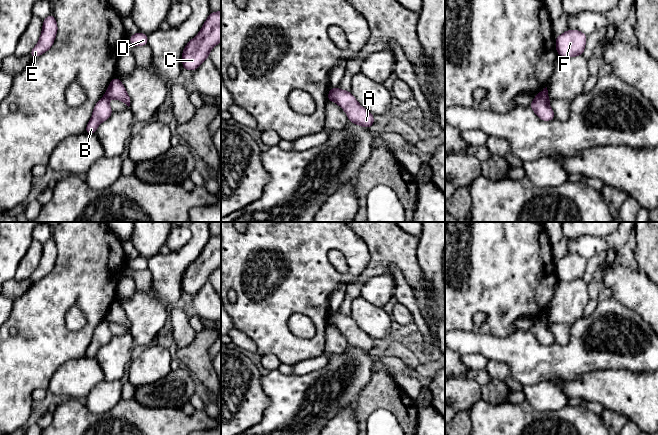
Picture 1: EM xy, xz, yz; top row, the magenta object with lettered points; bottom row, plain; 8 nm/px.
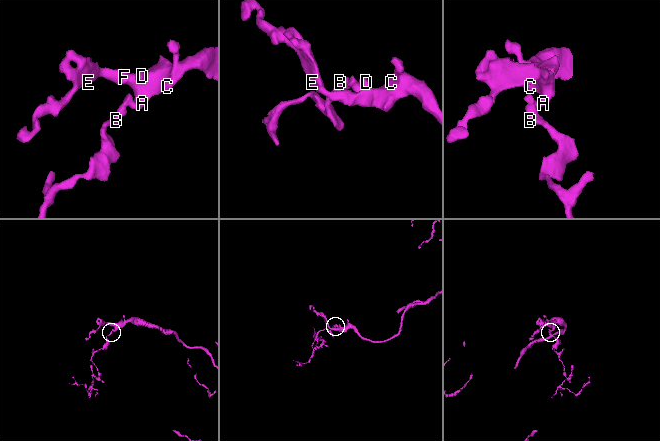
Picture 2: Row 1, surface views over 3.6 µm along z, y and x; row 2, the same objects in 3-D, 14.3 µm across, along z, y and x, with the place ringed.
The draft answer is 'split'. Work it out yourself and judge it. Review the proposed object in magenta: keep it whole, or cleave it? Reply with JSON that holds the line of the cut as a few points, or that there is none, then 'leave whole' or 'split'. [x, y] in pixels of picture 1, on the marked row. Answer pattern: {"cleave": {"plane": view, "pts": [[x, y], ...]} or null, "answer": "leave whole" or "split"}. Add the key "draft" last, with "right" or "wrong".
{"cleave": {"plane": "xy", "pts": [[105, 94], [109, 98]]}, "answer": "split", "draft": "right"}

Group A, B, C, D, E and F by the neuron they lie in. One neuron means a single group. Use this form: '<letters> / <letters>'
A C D E F / B

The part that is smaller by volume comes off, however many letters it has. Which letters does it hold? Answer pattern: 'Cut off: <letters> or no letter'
Cut off: B

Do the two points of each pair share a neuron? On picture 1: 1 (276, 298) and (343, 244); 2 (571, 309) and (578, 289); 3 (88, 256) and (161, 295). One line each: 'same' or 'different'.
1: same
2: same
3: different

